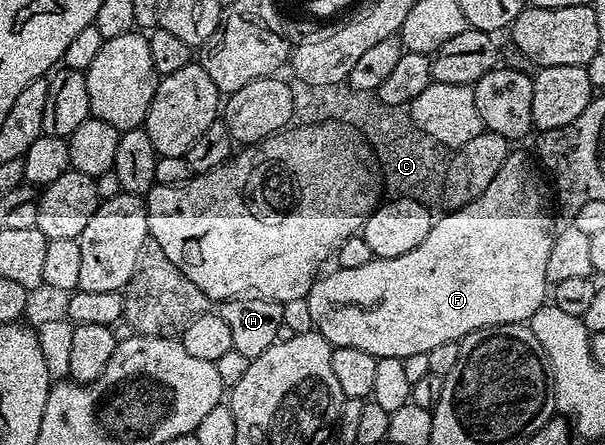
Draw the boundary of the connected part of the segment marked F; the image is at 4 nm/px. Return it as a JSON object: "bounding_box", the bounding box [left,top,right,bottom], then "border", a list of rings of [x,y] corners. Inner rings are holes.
{"bounding_box":[305,150,556,360],"border":[[[518,150],[511,151],[509,158],[504,162],[504,166],[500,166],[496,178],[492,178],[492,182],[488,182],[484,194],[480,194],[480,198],[476,198],[476,202],[468,202],[468,206],[447,211],[445,213],[447,216],[442,216],[439,220],[437,217],[431,223],[428,238],[424,238],[424,242],[420,242],[420,246],[416,246],[416,250],[408,250],[408,254],[400,254],[400,258],[372,259],[364,266],[356,266],[356,270],[338,268],[333,270],[334,272],[328,273],[327,276],[325,274],[319,275],[305,298],[308,302],[308,310],[312,310],[312,322],[317,332],[334,348],[352,346],[356,350],[368,350],[368,354],[373,356],[405,360],[407,356],[412,354],[431,352],[435,346],[441,346],[443,342],[459,341],[469,332],[475,332],[481,328],[496,326],[497,324],[521,324],[529,321],[530,316],[536,314],[548,300],[548,285],[546,282],[548,254],[552,254],[552,242],[556,235],[554,216],[550,213],[552,196],[548,191],[547,181],[540,171],[539,165],[533,159],[531,160]]]}

